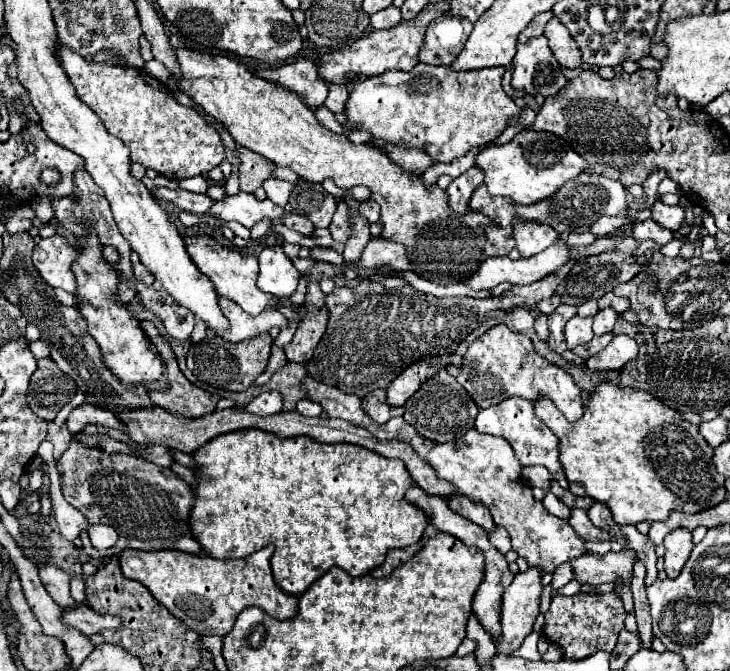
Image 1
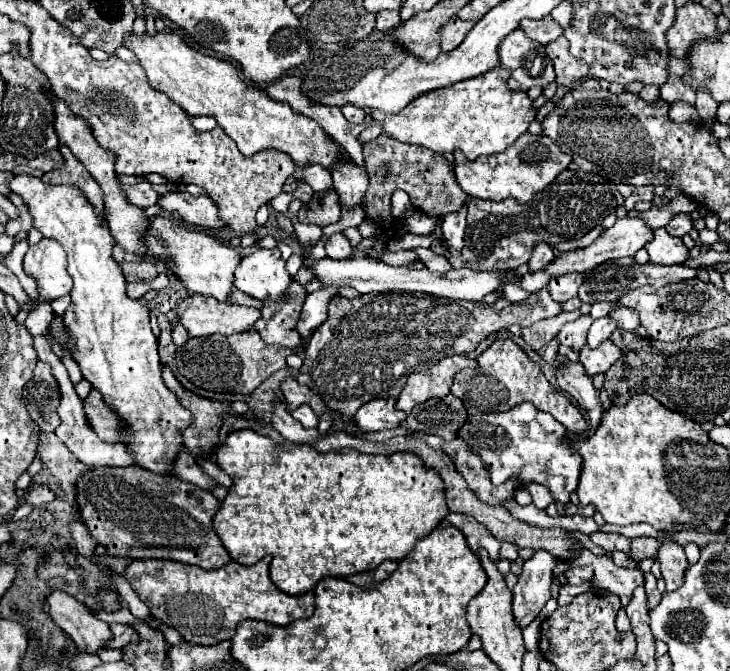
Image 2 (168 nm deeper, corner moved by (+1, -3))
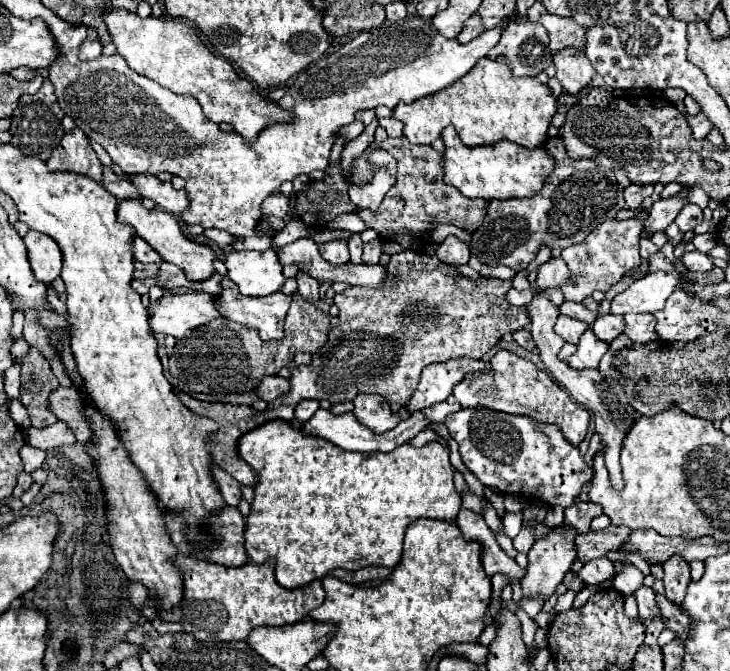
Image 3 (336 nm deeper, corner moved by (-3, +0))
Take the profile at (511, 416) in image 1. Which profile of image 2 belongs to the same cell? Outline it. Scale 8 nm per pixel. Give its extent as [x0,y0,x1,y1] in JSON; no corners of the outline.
[458,402,582,502]

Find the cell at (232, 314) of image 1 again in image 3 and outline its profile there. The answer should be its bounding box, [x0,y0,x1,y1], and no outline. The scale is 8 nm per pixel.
[150,293,224,339]

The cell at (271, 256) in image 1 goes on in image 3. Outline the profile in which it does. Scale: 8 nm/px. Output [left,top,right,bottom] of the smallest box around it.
[226,251,286,297]

